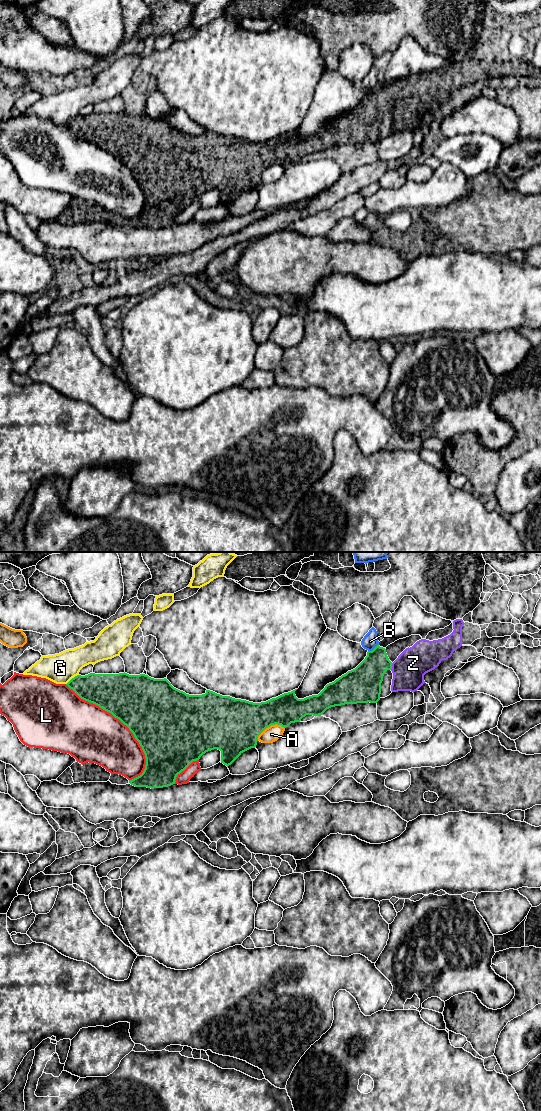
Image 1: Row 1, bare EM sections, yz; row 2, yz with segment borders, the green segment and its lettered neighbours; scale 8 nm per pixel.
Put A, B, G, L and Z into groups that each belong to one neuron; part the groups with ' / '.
A / B / G / L / Z

